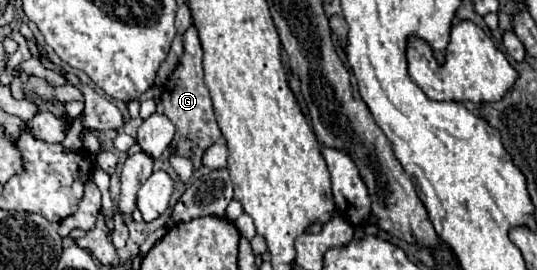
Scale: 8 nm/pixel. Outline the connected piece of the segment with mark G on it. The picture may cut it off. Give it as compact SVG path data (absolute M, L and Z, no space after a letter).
M191 26L185 32L185 54L179 60L179 66L175 68L175 72L169 76L163 94L161 94L161 102L157 104L157 112L165 114L177 128L175 138L171 142L171 150L175 150L181 156L187 156L193 160L195 168L201 168L201 154L215 142L219 142L221 132L213 114L213 106L211 106L211 96L209 90L205 88L203 82L203 66L201 66L201 42L197 36L195 26Z

